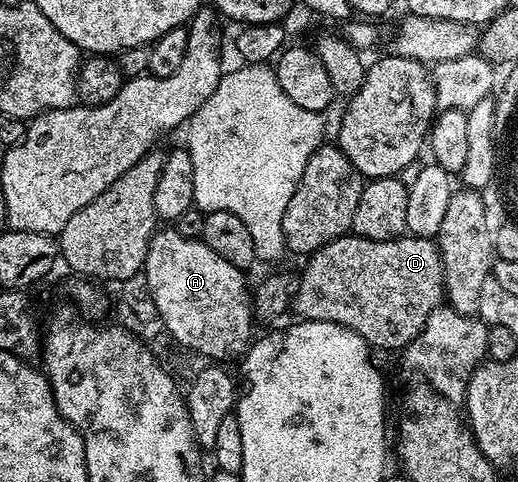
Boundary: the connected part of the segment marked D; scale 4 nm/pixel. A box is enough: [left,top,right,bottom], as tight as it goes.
[291,235,446,351]

